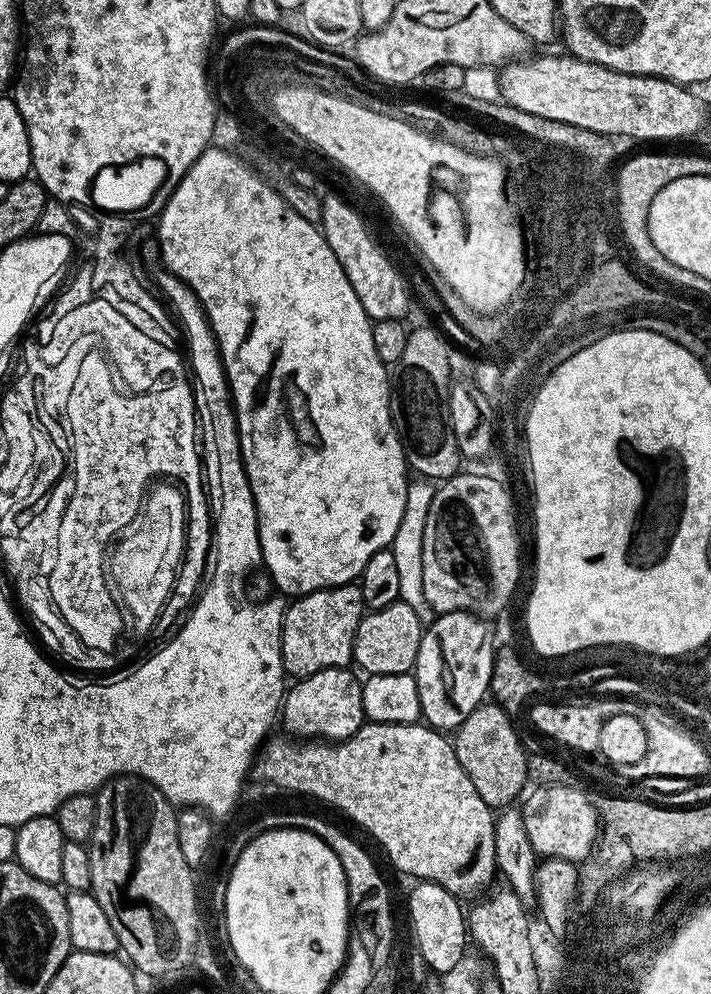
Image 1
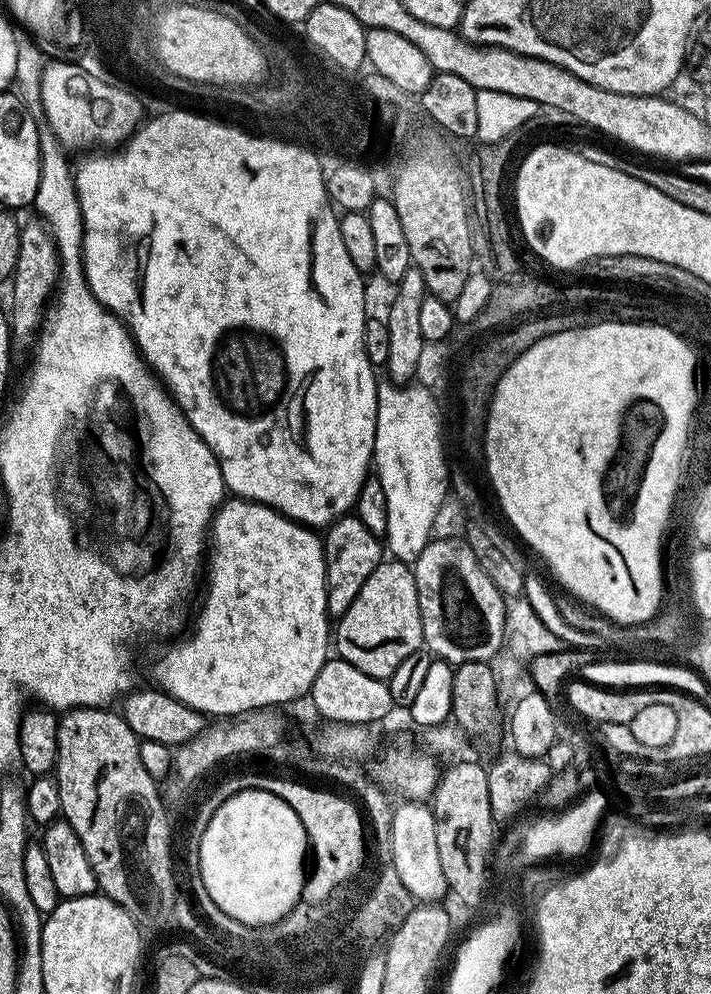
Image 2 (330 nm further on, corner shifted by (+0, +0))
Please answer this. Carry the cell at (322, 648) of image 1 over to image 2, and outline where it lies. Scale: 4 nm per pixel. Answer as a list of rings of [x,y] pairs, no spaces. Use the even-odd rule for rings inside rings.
[[[355,514],[341,516],[328,525],[322,536],[324,542],[324,561],[326,562],[326,582],[328,583],[328,615],[339,618],[350,610],[350,602],[358,598],[358,590],[366,583],[366,578],[385,559],[386,548],[381,537],[370,534]]]

